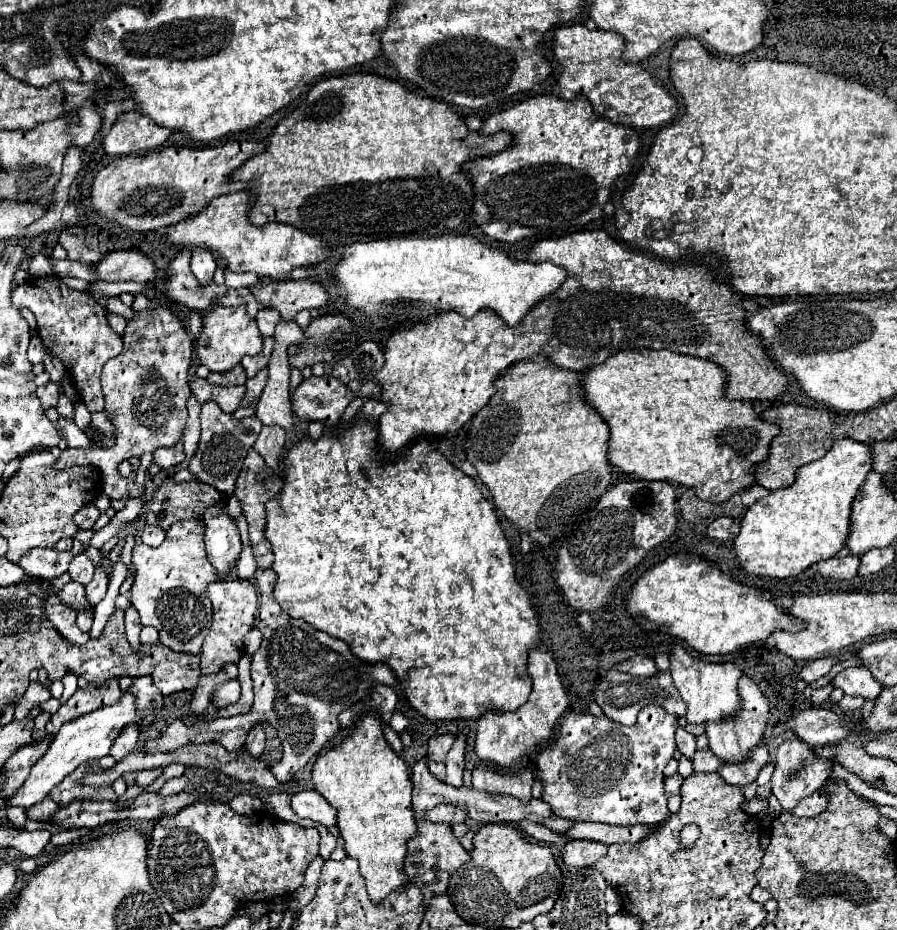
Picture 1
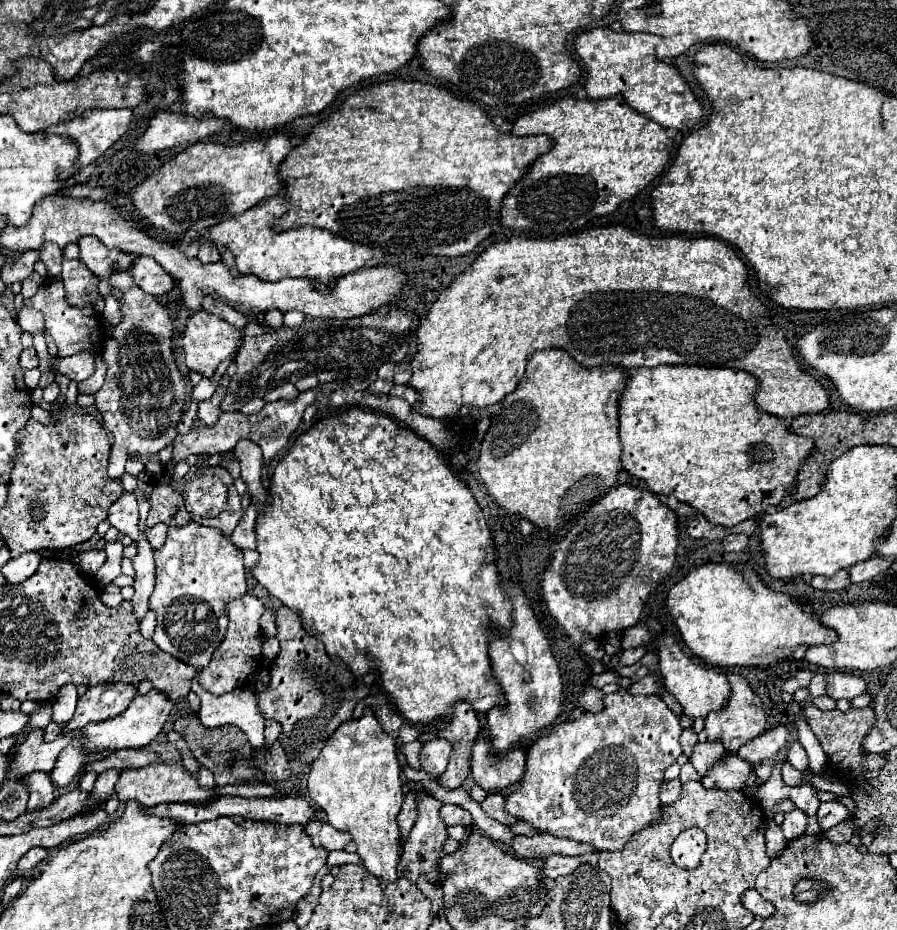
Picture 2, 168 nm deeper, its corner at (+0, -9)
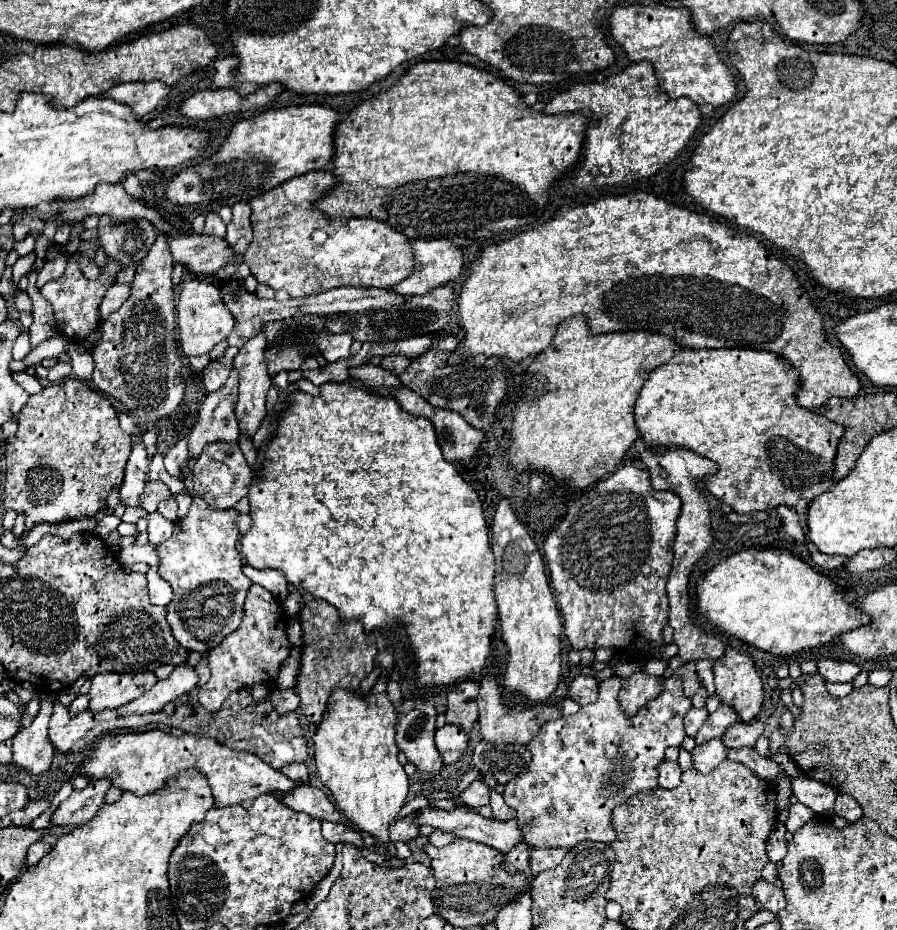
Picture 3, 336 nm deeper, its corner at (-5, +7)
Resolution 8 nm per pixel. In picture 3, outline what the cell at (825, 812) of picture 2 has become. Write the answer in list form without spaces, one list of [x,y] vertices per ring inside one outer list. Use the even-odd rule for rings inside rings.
[[[839,794],[835,800],[835,814],[845,818],[847,822],[857,822],[863,816],[863,808],[851,796]]]

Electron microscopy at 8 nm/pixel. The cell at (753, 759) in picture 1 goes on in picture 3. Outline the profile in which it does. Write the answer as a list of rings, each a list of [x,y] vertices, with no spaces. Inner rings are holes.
[[[715,738],[707,740],[701,746],[695,746],[691,754],[693,754],[693,768],[701,774],[707,774],[727,758],[727,748],[723,748],[723,742]]]

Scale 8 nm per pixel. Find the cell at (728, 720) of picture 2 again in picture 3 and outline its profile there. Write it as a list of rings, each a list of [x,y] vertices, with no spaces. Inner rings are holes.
[[[727,648],[723,660],[713,662],[713,674],[721,702],[735,708],[743,722],[751,722],[763,702],[763,686],[753,660]]]

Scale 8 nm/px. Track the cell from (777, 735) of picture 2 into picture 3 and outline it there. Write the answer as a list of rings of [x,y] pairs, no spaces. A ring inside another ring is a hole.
[[[739,720],[725,730],[721,740],[727,748],[743,748],[743,746],[755,746],[755,740],[761,734],[763,734],[763,724],[759,720],[751,720],[747,724]]]

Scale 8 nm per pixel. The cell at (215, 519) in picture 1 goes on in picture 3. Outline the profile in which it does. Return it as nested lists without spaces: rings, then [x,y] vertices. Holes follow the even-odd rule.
[[[211,442],[205,444],[201,450],[197,462],[191,468],[191,484],[193,484],[193,494],[201,496],[211,504],[215,510],[227,510],[233,508],[243,496],[247,496],[247,488],[253,480],[253,472],[247,466],[243,452],[237,442]]]

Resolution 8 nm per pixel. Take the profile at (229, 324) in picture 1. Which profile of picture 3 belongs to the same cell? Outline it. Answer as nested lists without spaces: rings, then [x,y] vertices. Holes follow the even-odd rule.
[[[187,280],[183,284],[177,304],[177,324],[179,324],[179,344],[187,356],[207,354],[215,344],[225,340],[233,328],[231,312],[225,308],[221,292],[205,280]]]

